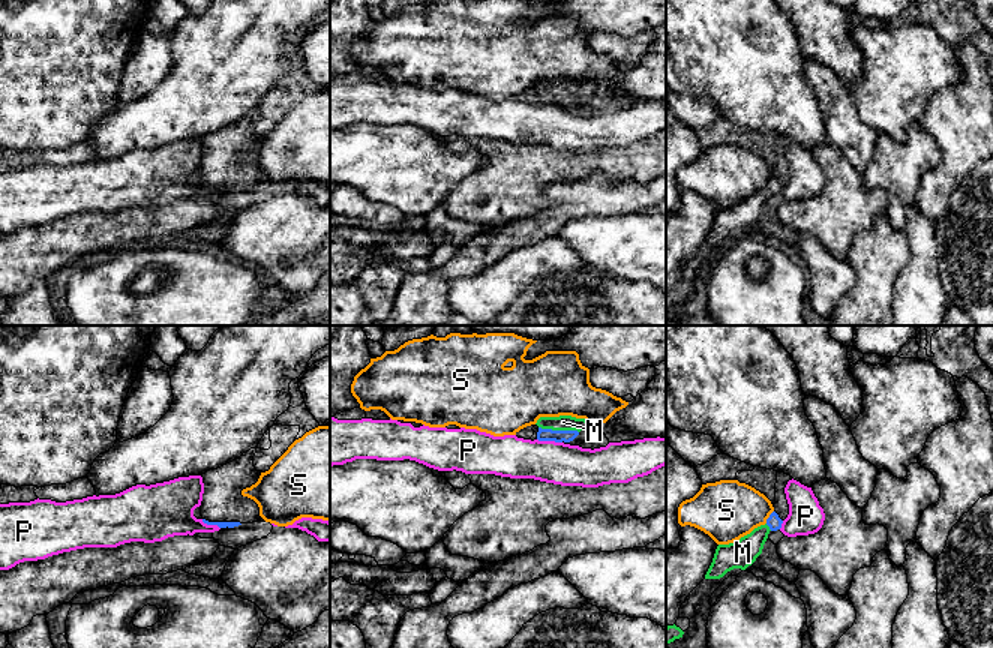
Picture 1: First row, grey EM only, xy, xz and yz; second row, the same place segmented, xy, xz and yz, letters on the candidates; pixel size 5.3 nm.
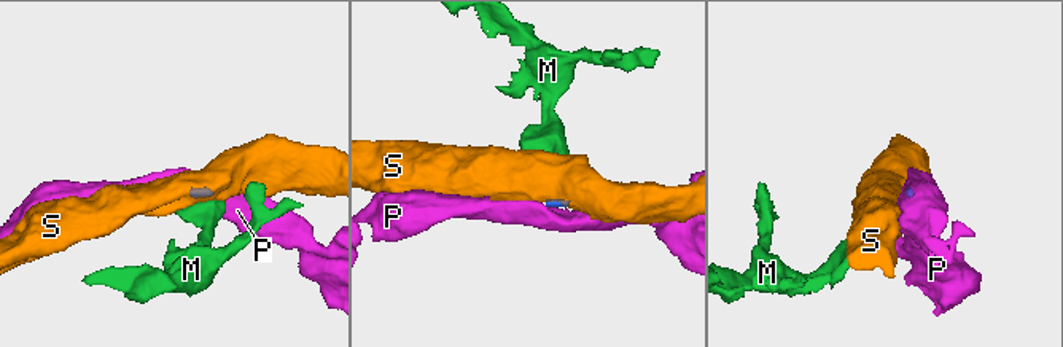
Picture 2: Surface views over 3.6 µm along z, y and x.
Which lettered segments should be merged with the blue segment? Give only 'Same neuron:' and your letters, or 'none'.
Same neuron: M

